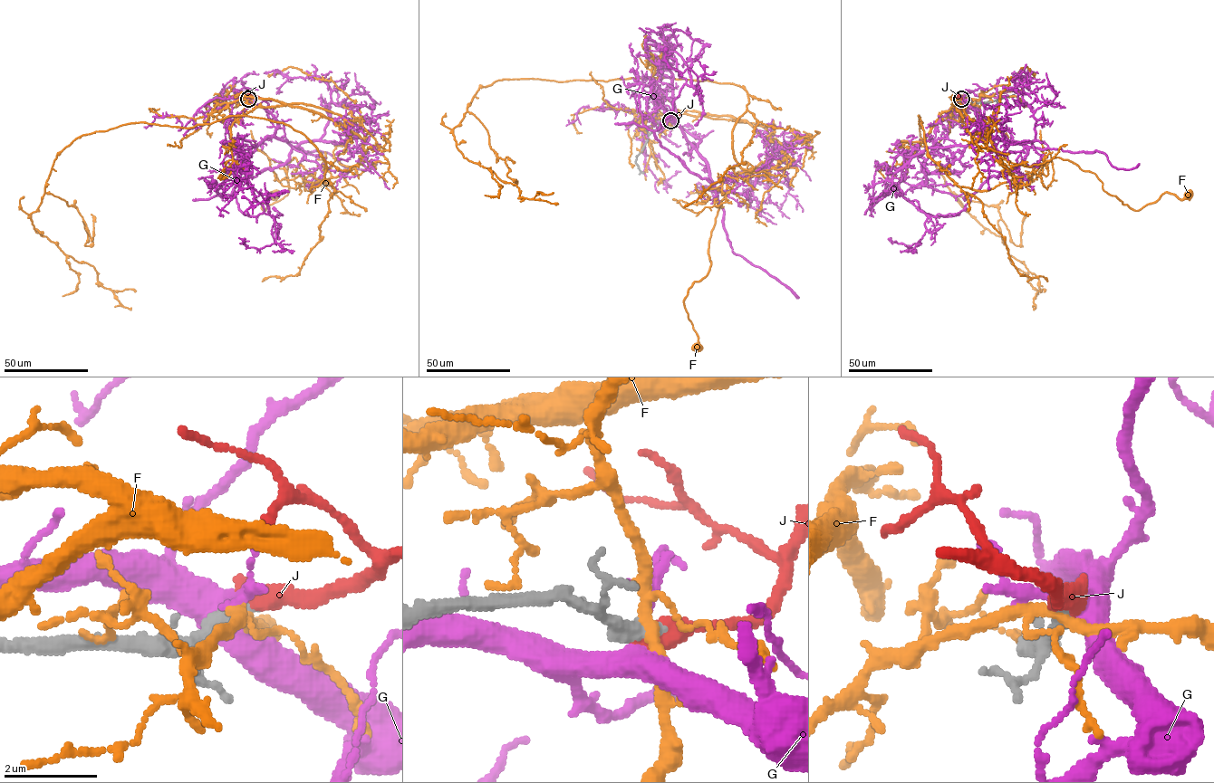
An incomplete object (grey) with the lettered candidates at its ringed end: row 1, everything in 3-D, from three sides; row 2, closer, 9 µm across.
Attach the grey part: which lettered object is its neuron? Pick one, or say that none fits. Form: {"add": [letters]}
{"add": ["J"]}

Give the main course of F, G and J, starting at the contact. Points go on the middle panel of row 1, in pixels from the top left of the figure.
F: (670, 120), (671, 110), (745, 120), (786, 156), (741, 172), (721, 201), (708, 272), (684, 300), (697, 347)
G: (670, 121), (649, 95), (672, 95), (667, 53), (681, 57), (695, 88), (698, 77), (670, 68), (660, 50)
J: (670, 121), (686, 110)

